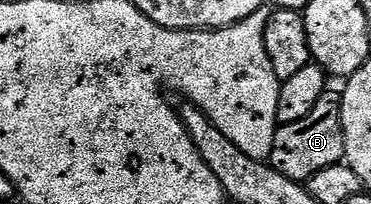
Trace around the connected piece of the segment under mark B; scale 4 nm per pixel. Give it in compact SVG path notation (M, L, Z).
M327 89L316 101L316 109L308 113L308 117L300 121L283 123L274 135L270 166L284 177L305 181L320 173L320 169L328 169L332 165L343 162L346 153L344 133L342 132L342 96L337 90Z

